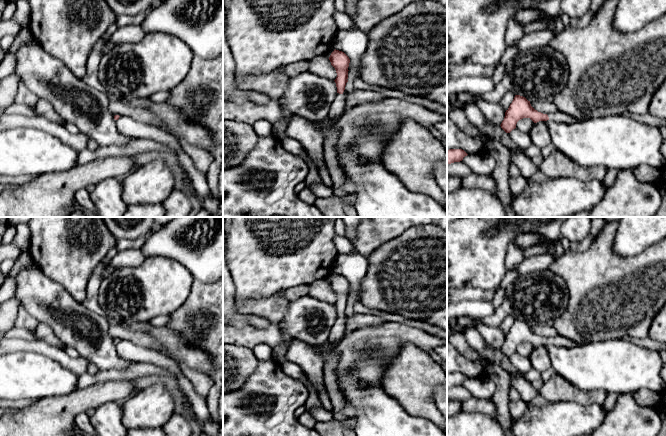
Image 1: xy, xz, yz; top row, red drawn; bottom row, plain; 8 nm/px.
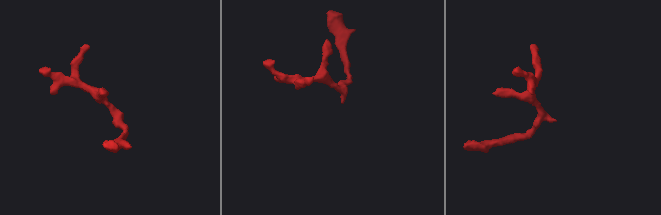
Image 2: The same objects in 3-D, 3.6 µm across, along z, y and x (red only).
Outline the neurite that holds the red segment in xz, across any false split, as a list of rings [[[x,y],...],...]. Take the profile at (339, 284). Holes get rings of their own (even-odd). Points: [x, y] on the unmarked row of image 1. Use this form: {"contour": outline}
{"contour": [[[335,273],[331,277],[329,284],[337,297],[337,301],[334,304],[337,311],[337,319],[331,328],[328,338],[329,345],[333,348],[347,332],[343,323],[343,316],[346,307],[348,306],[348,291],[350,283],[344,276]]]}

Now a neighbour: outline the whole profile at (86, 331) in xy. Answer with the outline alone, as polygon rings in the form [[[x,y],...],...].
[[[33,262],[26,265],[13,279],[17,284],[13,298],[19,306],[38,322],[48,325],[57,338],[64,345],[75,349],[80,357],[95,364],[99,370],[126,369],[137,364],[118,355],[116,344],[108,332],[110,324],[106,317],[74,299],[63,286],[47,277],[38,264]]]

